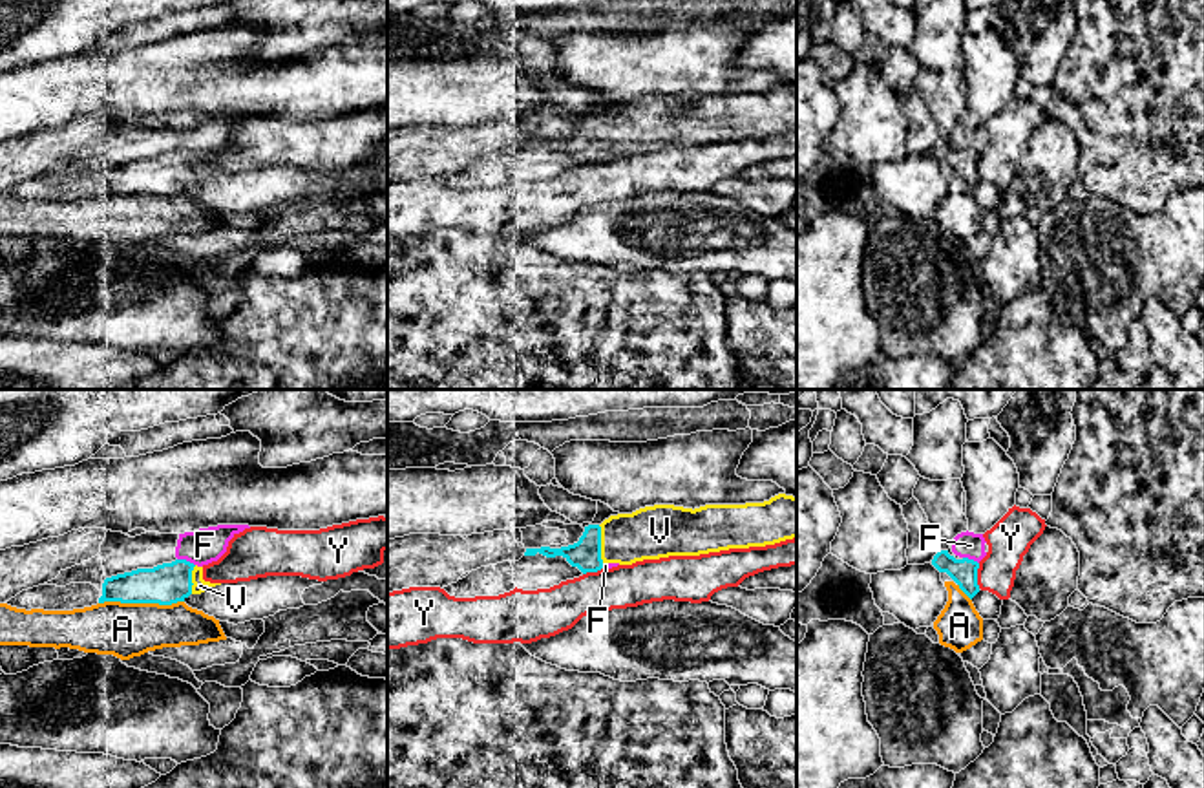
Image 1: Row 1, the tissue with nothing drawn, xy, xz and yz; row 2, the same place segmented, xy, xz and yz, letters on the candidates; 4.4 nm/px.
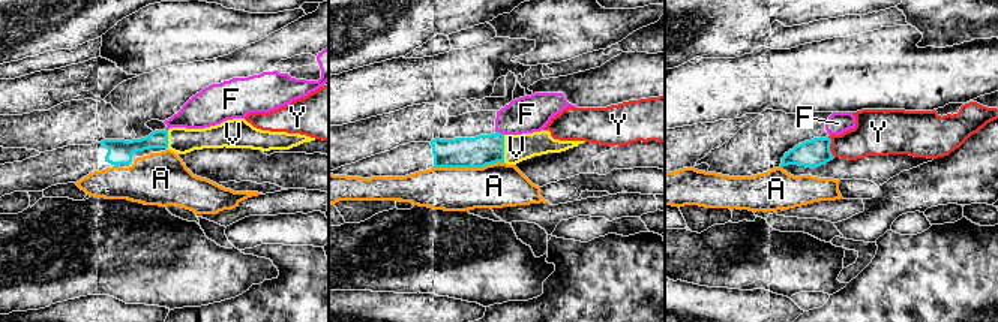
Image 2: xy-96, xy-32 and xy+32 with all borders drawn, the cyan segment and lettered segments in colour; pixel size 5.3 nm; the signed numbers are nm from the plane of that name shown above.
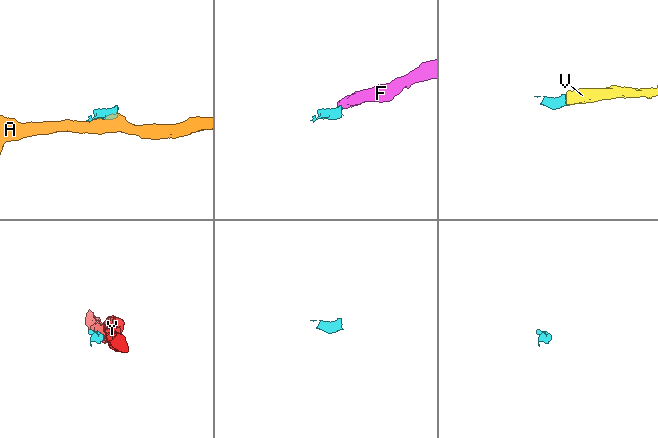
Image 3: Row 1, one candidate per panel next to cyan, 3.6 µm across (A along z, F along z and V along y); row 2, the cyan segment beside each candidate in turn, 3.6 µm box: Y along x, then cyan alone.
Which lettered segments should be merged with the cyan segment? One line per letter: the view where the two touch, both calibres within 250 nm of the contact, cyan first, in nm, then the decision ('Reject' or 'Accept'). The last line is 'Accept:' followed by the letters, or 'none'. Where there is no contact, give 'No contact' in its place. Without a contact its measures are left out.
A: Touches cyan in xy. Thickness 180 nm (cyan) against 240 nm. Reject
F: Touches cyan in xy. Thickness 180 nm (cyan) against 160 nm. Reject
V: Touches cyan in xz. Thickness 140 nm (cyan) against 240 nm. Accept
Y: Touches cyan in yz. Thickness 110 nm (cyan) against 190 nm. Reject
Accept: V

